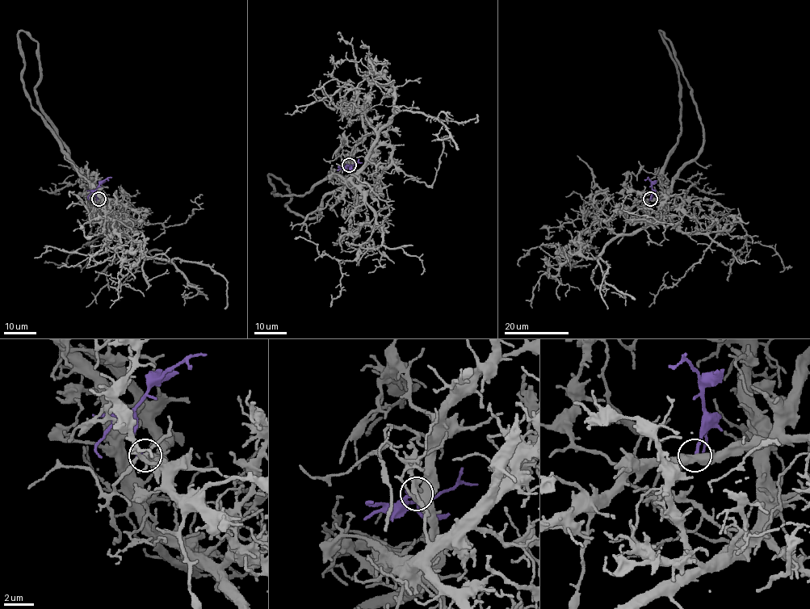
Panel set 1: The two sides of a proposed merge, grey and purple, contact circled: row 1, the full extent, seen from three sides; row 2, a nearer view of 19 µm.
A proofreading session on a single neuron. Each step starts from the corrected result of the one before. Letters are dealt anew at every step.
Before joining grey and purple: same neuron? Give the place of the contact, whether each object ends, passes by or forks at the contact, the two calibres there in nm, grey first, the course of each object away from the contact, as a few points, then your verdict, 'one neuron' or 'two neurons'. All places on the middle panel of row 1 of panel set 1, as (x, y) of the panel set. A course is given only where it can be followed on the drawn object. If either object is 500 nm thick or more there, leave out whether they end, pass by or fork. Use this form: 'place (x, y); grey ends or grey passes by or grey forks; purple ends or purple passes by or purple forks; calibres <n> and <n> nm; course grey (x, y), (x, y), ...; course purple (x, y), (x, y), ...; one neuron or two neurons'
place (349, 165); grey passes by; purple ends; calibres 440 and 240 nm; course grey (349, 165), (351, 155), (343, 150), (353, 175), (396, 112), (466, 122), (477, 115), (474, 122); course purple (349, 165), (362, 162); one neuron

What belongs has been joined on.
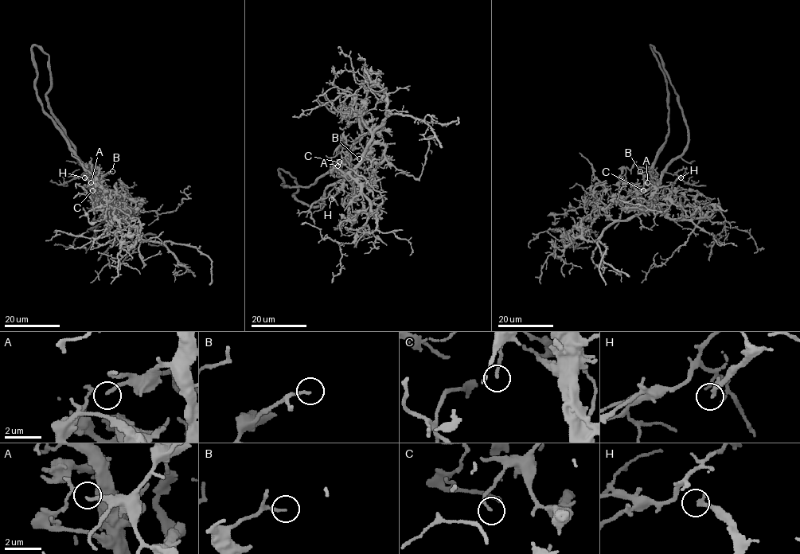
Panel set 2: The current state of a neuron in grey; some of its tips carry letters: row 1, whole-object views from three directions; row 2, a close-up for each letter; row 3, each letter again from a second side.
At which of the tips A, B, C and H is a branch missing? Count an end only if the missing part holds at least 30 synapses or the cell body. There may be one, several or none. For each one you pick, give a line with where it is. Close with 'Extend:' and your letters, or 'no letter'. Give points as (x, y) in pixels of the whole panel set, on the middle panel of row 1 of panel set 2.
H: at (331, 199)
Extend: H

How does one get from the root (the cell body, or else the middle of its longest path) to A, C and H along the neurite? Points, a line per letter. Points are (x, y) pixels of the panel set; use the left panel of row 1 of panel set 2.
A: (98, 196), (93, 177), (103, 187), (100, 189), (91, 182)
C: (98, 196), (93, 177), (103, 189), (100, 189), (95, 183), (92, 190)
H: (98, 196), (95, 195), (91, 183), (84, 177)

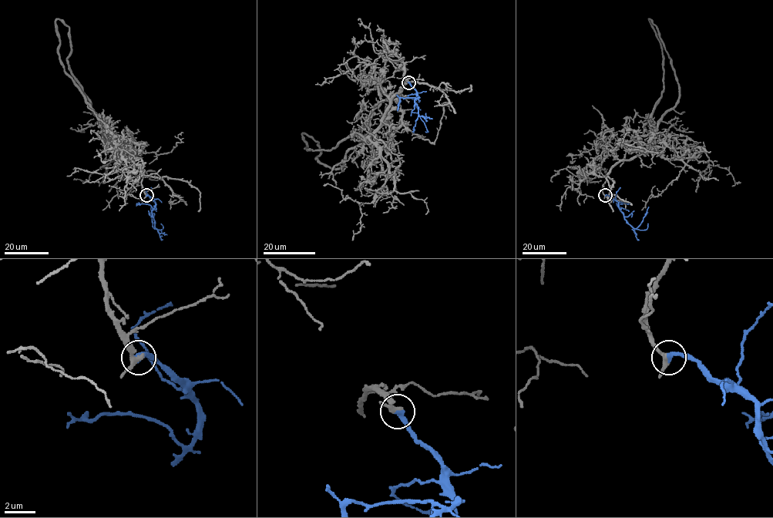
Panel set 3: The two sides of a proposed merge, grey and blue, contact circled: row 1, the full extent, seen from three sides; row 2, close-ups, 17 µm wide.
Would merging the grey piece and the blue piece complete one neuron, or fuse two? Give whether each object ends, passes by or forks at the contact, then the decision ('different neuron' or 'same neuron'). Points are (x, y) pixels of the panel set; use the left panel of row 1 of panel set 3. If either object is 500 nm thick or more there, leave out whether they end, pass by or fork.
grey passes by; blue ends there; same neuron

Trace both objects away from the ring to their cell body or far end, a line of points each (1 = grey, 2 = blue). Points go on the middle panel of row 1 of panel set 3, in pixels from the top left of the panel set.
1: (408, 82), (404, 79), (381, 122), (367, 136), (351, 136), (323, 150), (305, 148), (302, 136), (314, 140)
2: (408, 82), (418, 97), (415, 100), (418, 116), (414, 132)

